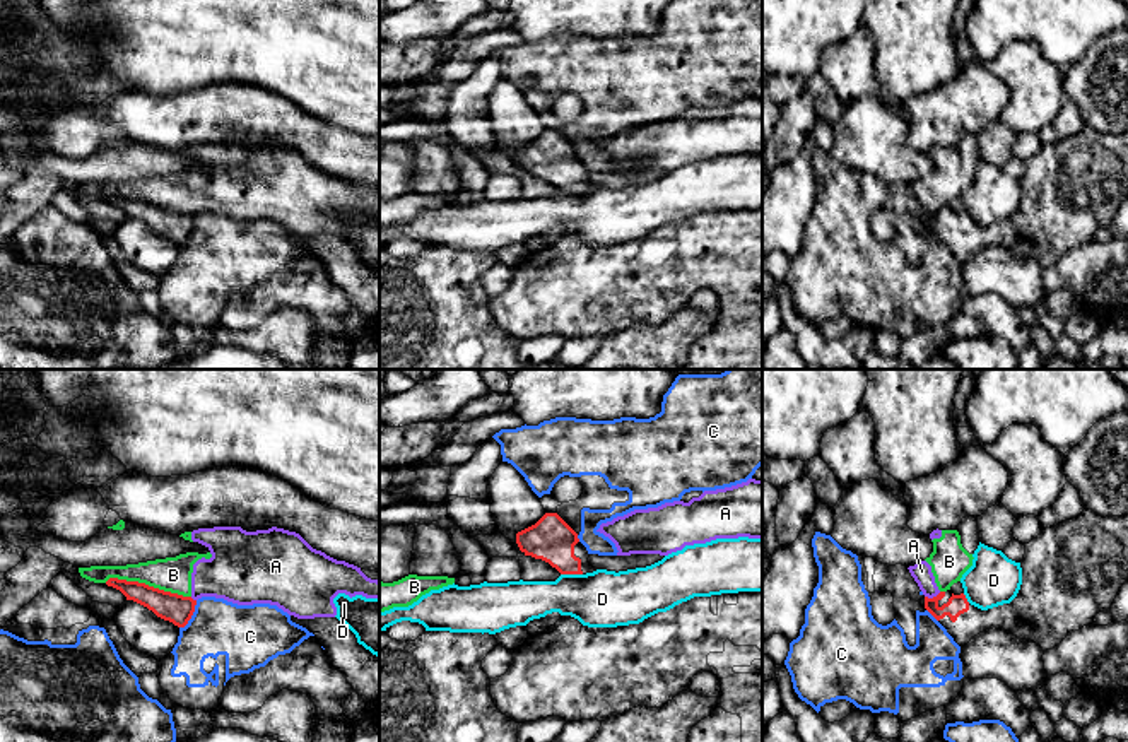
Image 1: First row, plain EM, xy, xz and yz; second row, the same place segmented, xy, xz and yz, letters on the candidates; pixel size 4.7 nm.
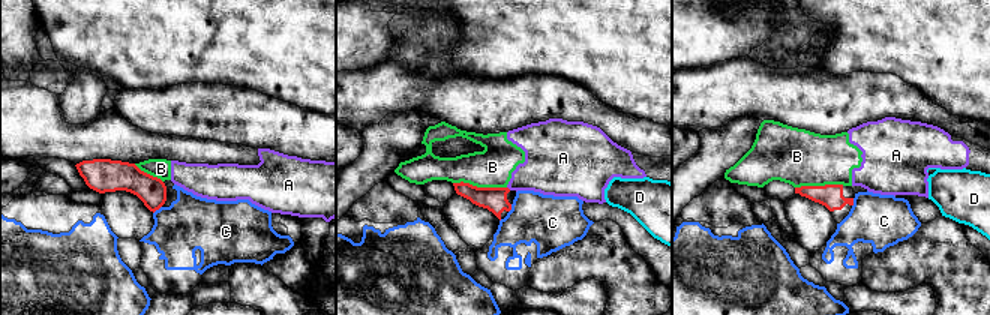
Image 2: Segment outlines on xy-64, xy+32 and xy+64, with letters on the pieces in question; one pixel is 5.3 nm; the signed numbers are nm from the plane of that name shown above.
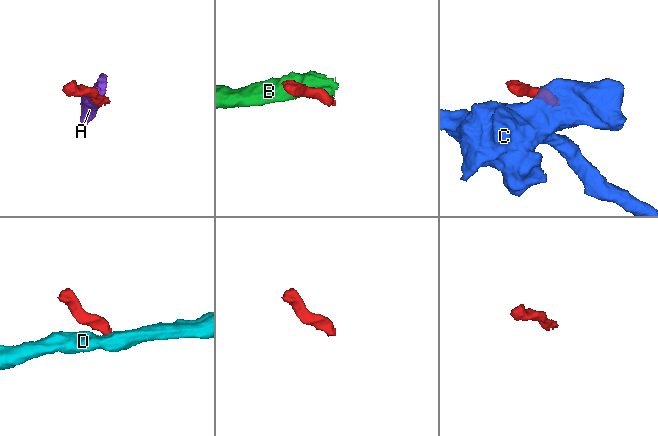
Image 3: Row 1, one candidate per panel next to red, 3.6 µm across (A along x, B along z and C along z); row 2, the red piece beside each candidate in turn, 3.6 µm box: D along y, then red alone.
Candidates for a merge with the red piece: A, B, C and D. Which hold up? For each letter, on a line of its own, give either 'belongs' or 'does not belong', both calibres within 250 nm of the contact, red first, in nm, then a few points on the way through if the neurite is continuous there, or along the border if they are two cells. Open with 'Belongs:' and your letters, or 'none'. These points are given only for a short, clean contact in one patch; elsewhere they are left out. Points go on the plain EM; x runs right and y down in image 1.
Belongs: none
A: does not belong; calibres 100 and 90 nm; border yz (940, 209), (925, 214)
B: does not belong; calibres 140 and 160 nm; border xy (105, 199), (110, 195), (137, 197), (190, 214)
C: does not belong; calibres 140 and 260 nm; border xy (197, 217), (192, 235), (180, 245)
D: does not belong; calibres 220 and 280 nm; border xz (561, 190), (581, 192)

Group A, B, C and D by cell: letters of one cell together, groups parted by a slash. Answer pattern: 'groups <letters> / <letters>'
groups A B / C / D

